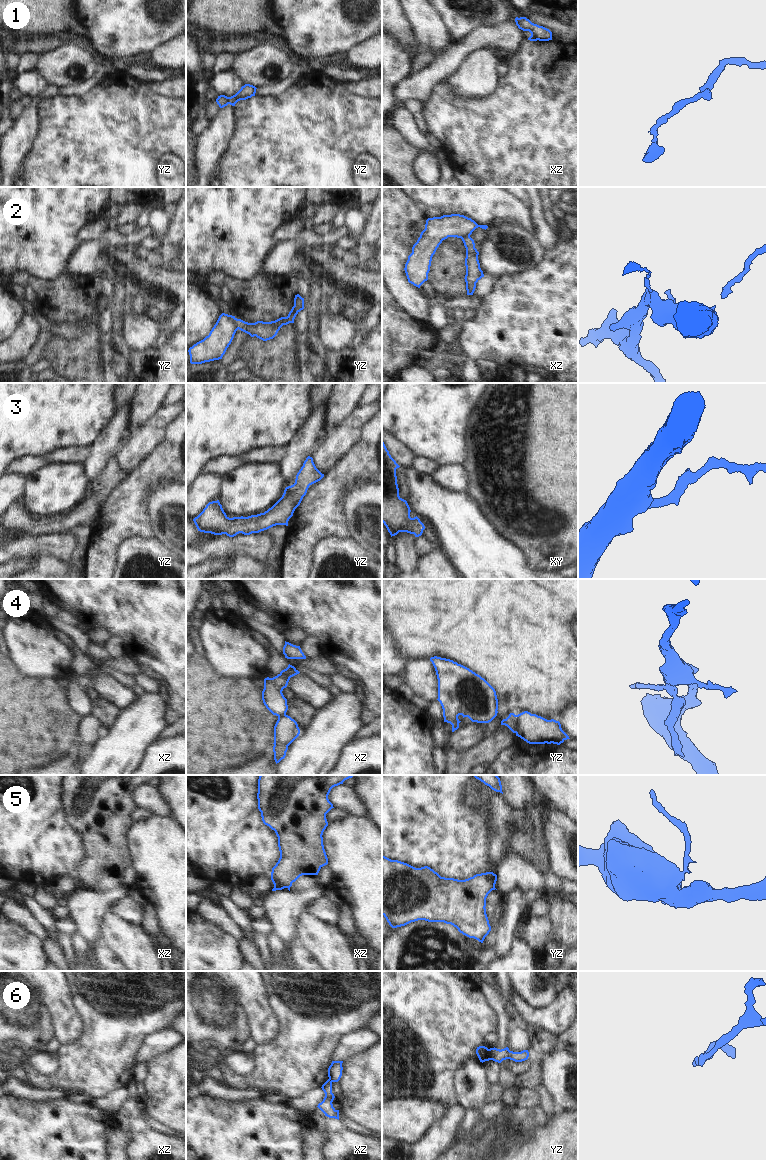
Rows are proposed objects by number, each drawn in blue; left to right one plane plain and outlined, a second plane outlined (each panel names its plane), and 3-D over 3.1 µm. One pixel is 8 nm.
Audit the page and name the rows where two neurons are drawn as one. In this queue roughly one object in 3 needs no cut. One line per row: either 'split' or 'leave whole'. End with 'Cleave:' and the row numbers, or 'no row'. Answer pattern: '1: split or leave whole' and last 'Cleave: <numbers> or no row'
1: split
2: split
3: leave whole
4: split
5: split
6: split
Cleave: 1, 2, 4, 5, 6

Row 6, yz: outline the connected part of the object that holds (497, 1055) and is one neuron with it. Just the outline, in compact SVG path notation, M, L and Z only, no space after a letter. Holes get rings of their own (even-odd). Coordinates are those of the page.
M508 1047L504 1049L490 1048L489 1049L491 1060L501 1063L503 1060L510 1059L515 1062L522 1062L528 1059L528 1050L523 1050L521 1052L510 1051Z

